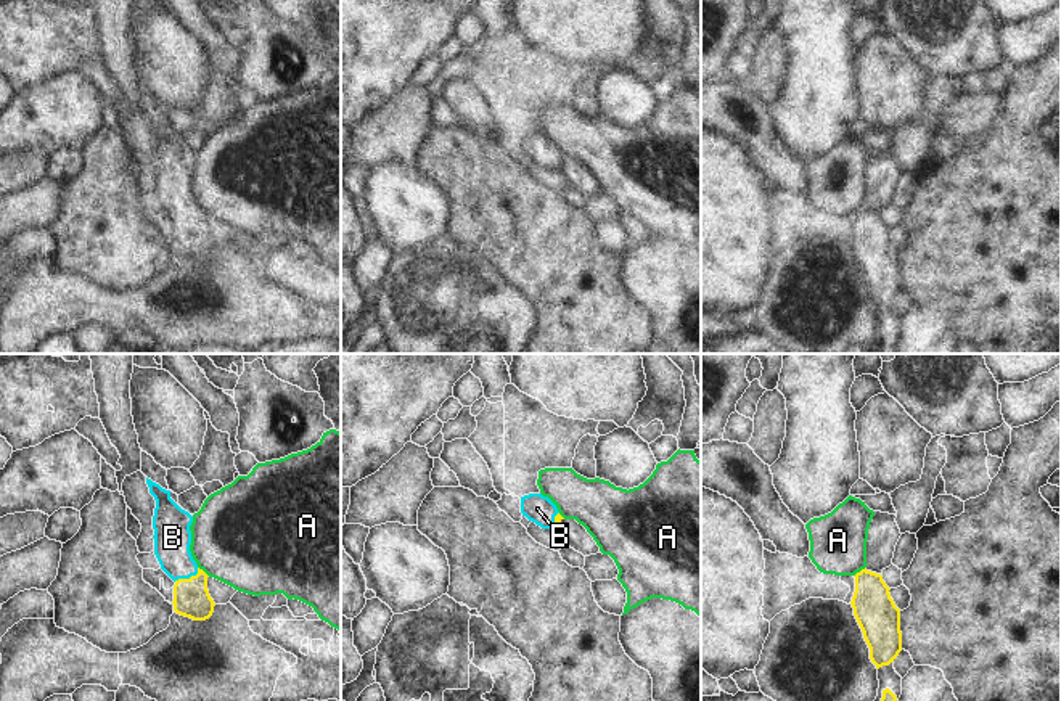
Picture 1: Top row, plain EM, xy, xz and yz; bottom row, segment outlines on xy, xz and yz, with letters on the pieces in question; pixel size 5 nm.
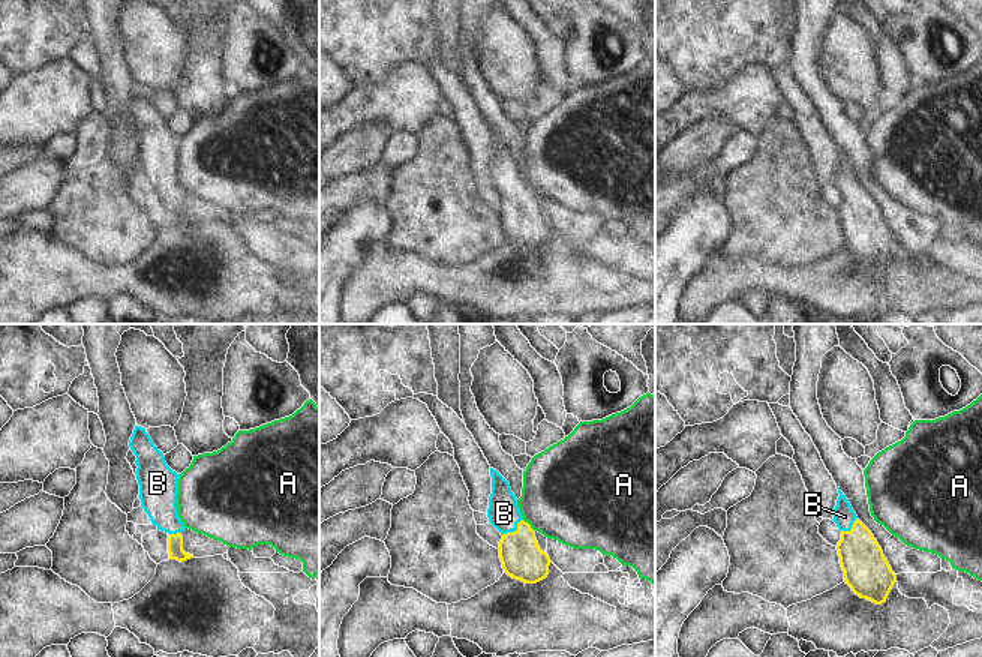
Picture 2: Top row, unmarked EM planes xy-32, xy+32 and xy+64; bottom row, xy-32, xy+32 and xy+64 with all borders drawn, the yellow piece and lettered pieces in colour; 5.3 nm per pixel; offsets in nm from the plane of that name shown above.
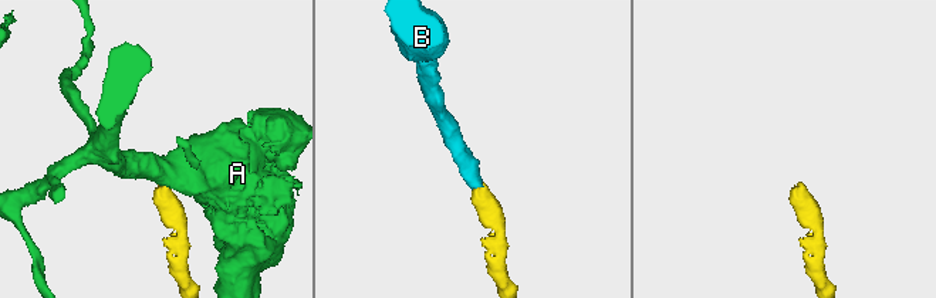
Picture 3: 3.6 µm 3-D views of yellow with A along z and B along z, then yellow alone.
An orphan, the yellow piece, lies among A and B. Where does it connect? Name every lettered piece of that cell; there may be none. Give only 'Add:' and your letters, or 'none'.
Add: B

